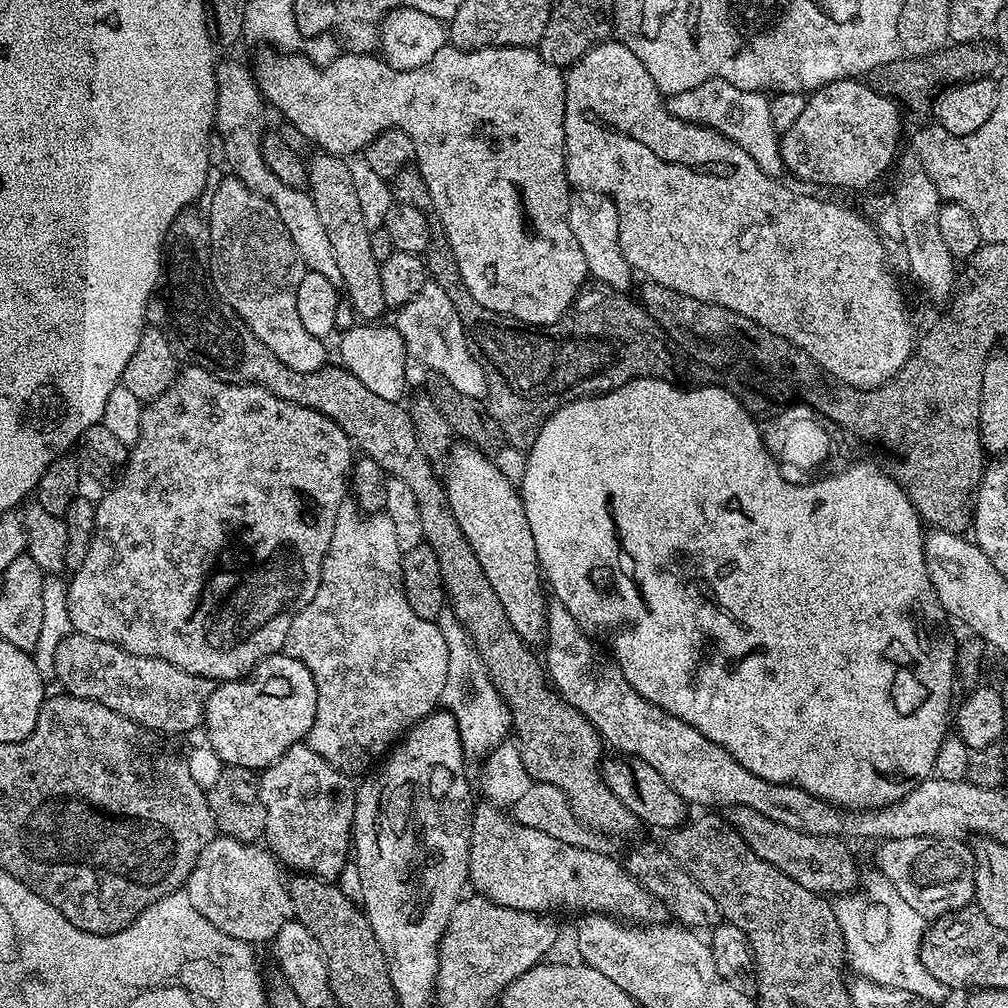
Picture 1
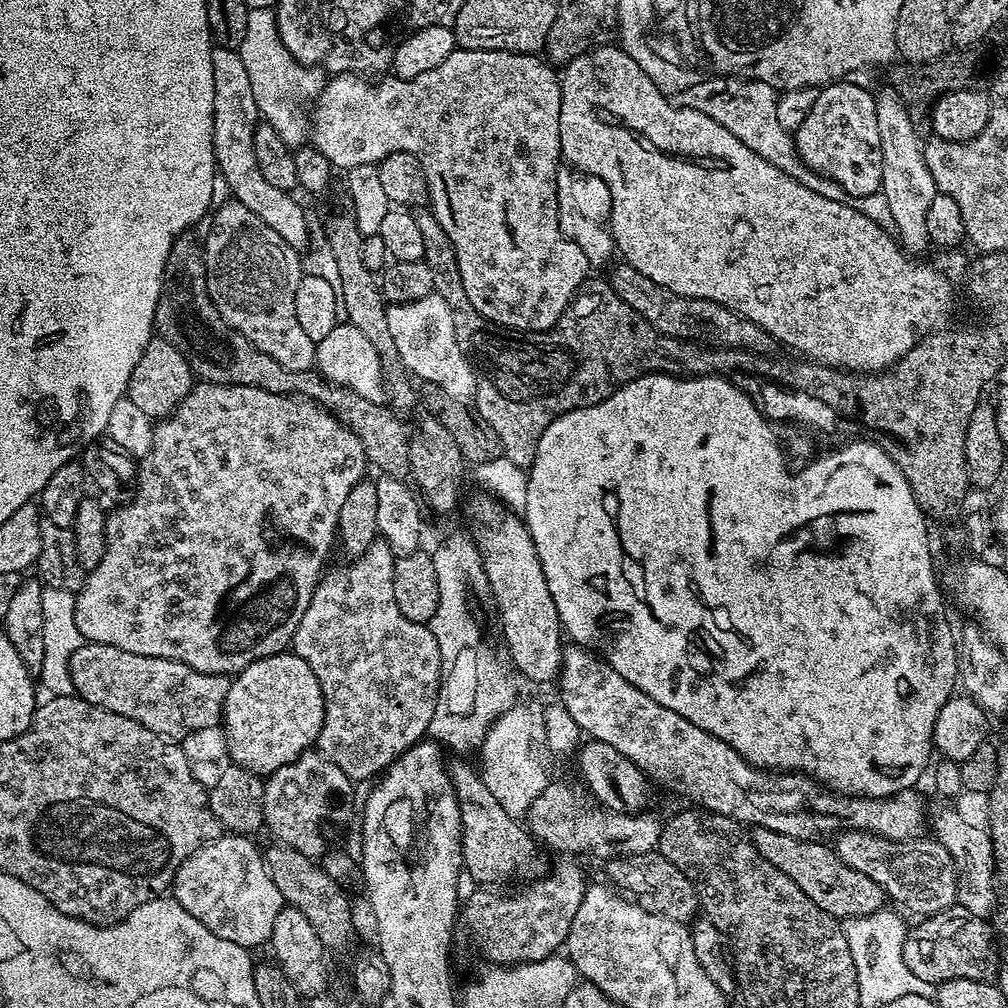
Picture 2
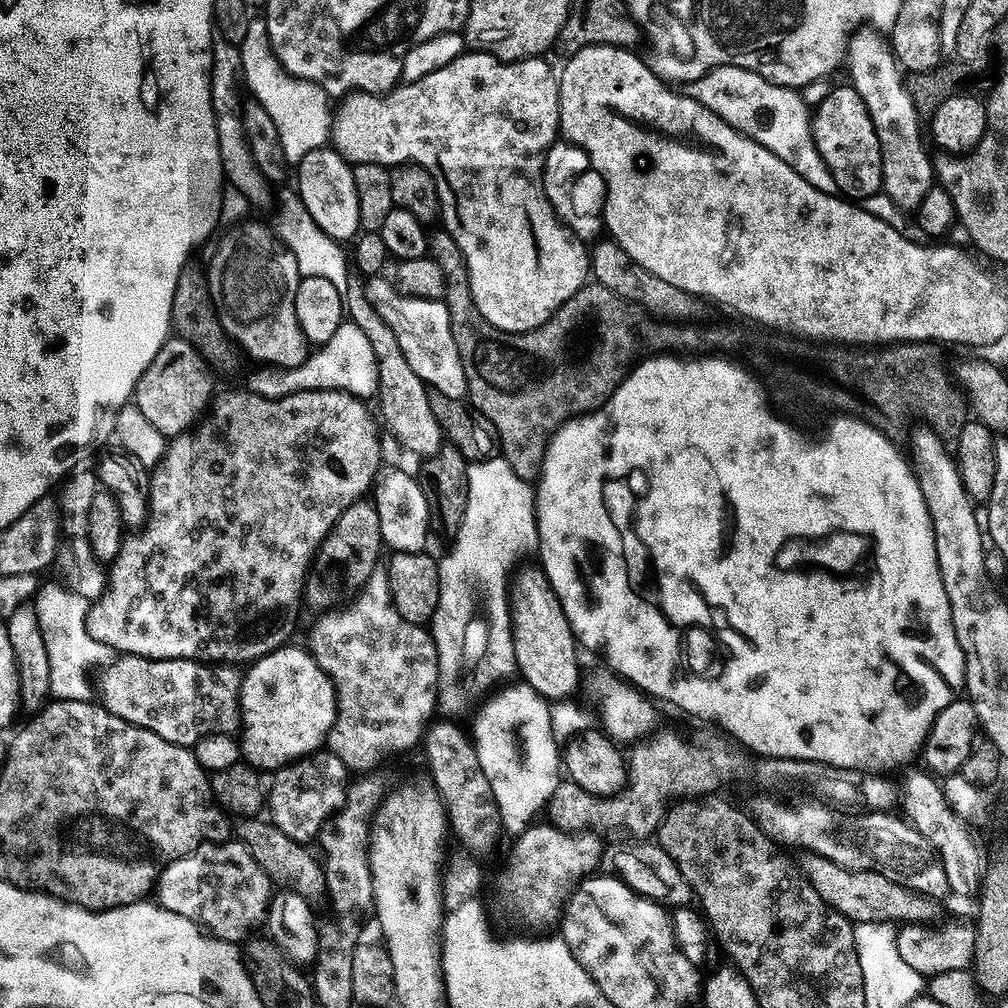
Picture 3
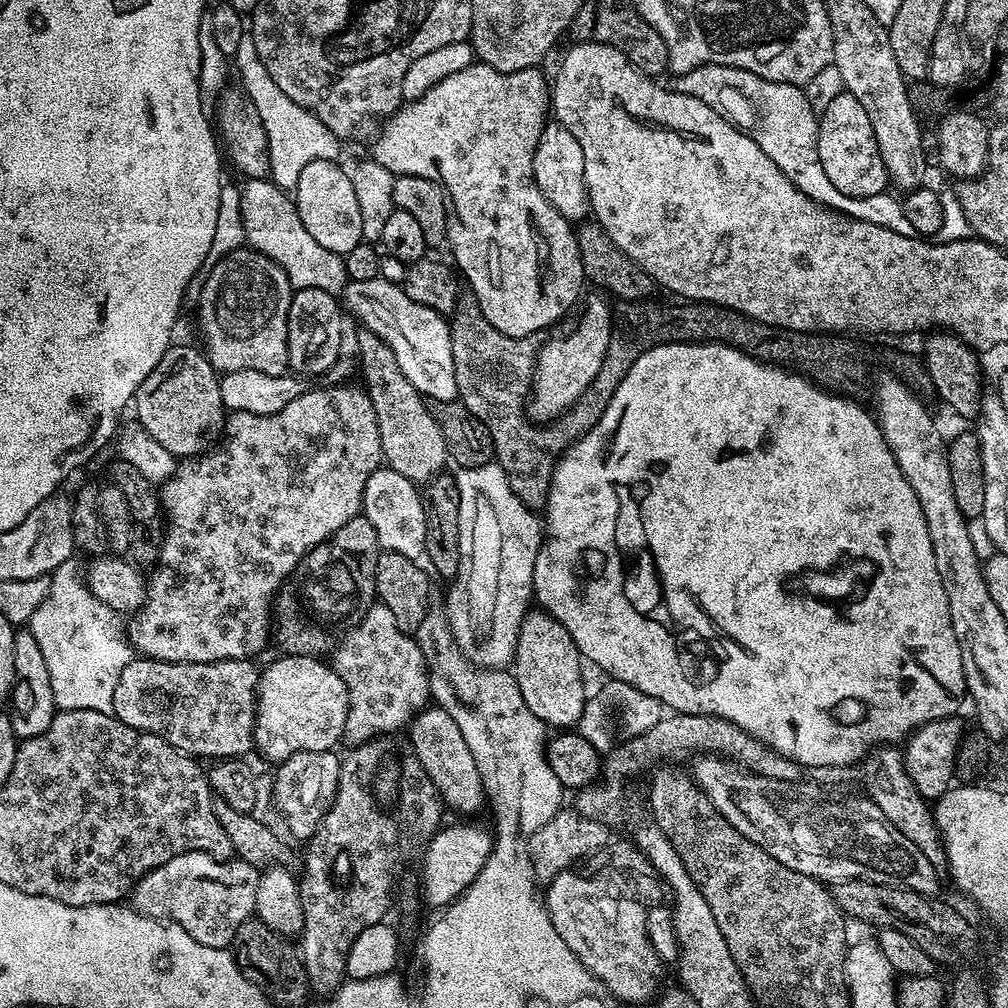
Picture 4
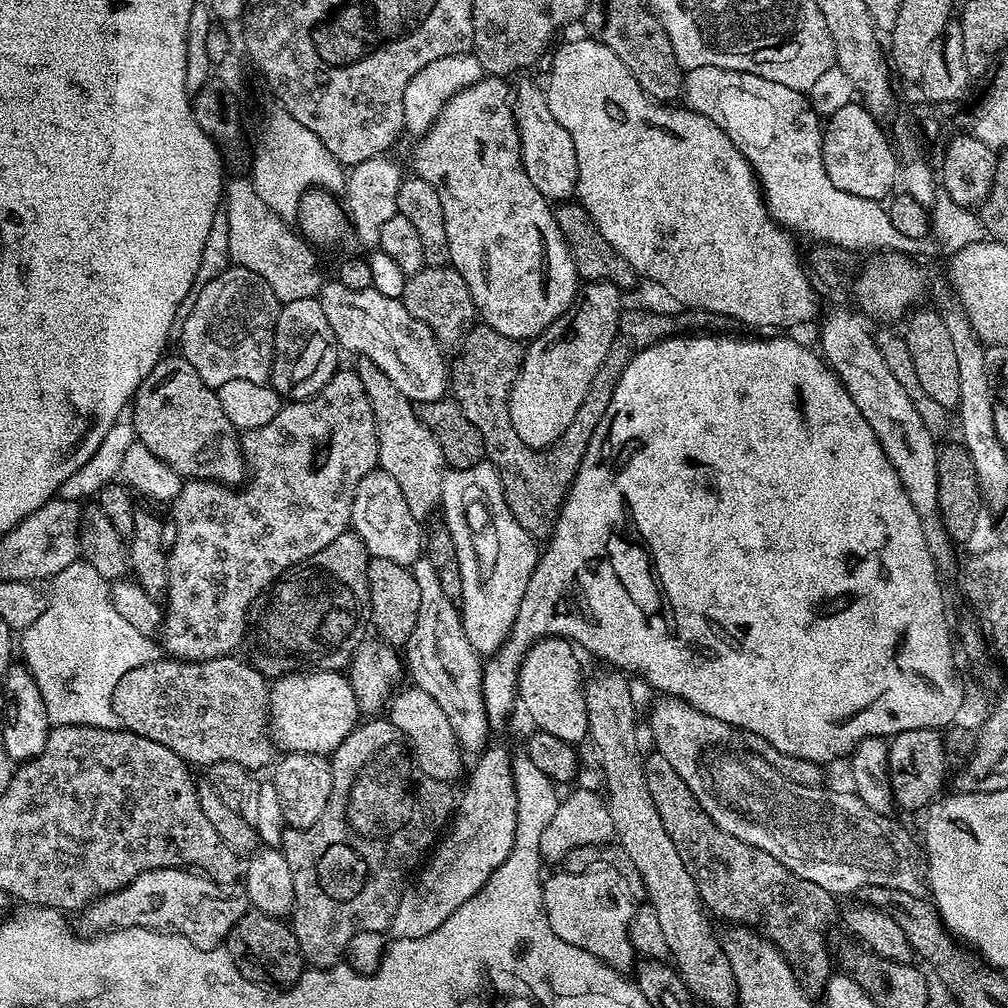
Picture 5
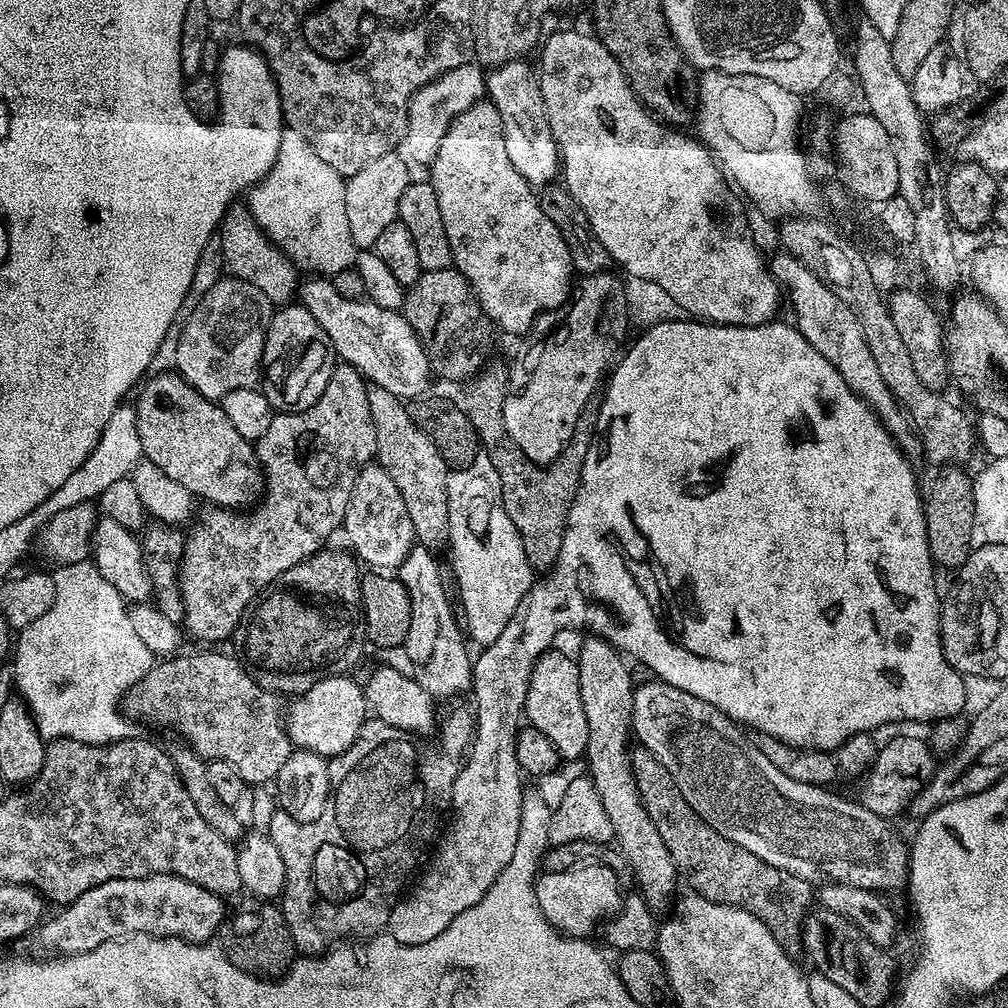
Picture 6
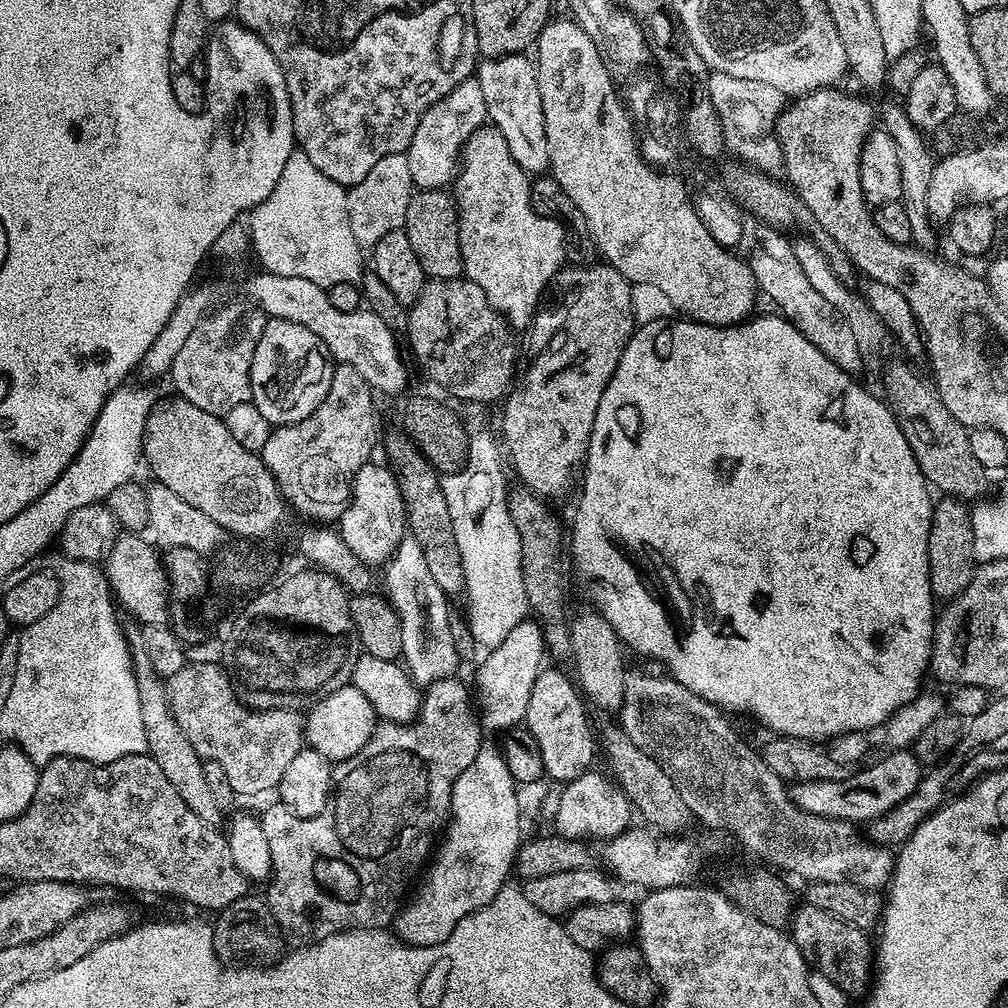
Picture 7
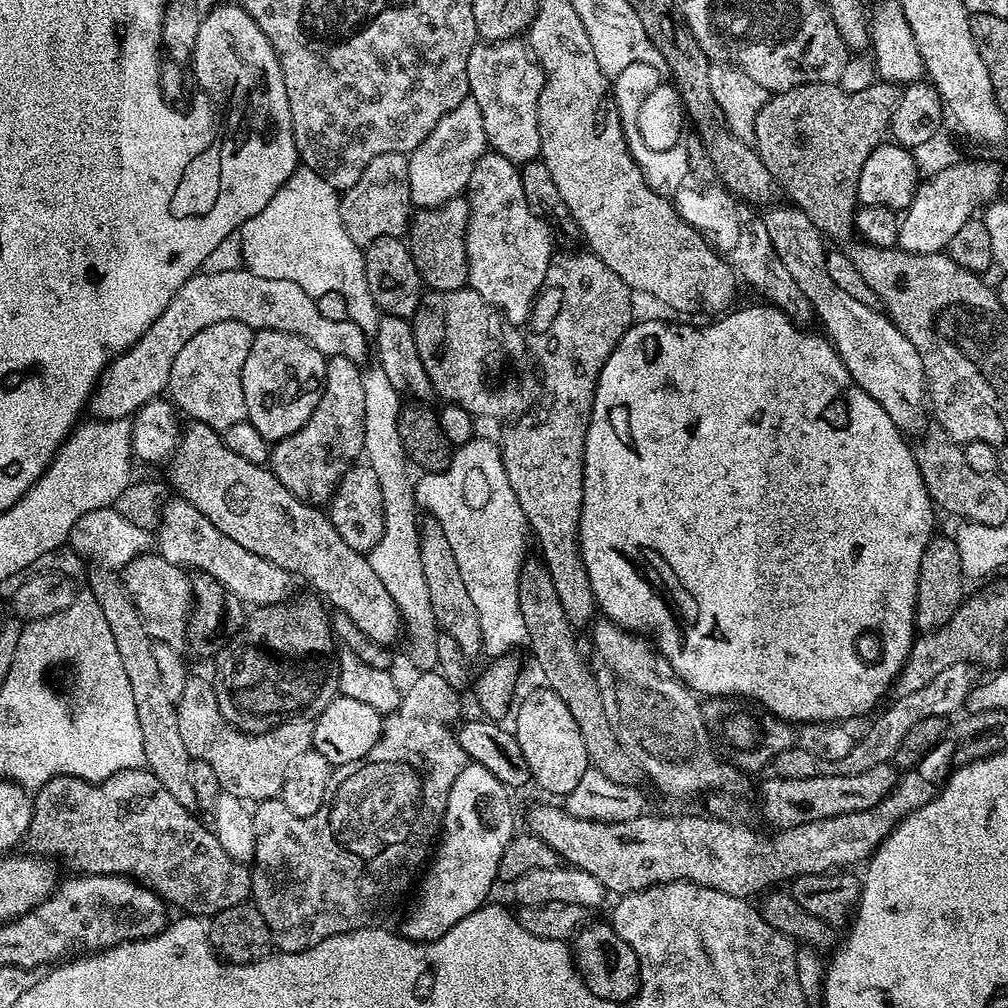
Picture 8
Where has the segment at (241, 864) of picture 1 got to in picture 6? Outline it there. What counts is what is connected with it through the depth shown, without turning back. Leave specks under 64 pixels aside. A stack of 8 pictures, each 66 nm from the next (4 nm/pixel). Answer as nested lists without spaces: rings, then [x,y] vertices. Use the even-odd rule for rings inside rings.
[[[156,874],[144,876],[143,879],[111,880],[86,890],[86,894],[82,894],[73,904],[63,905],[57,911],[60,912],[57,916],[49,915],[35,933],[36,944],[44,951],[41,953],[55,954],[60,958],[86,954],[108,940],[123,940],[126,934],[174,936],[178,940],[191,940],[193,944],[202,944],[211,941],[219,933],[220,925],[226,919],[224,904],[225,897],[215,896],[210,890],[177,876]]]

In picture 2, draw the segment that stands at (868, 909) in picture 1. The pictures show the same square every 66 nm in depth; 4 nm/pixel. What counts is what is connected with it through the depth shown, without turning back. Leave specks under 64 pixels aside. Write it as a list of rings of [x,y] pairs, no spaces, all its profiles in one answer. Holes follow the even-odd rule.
[[[883,908],[870,915],[847,917],[843,921],[850,954],[856,970],[860,973],[860,998],[869,1007],[882,1006],[887,1001],[905,997],[906,994],[918,994],[930,998],[934,998],[936,994],[937,985],[918,978],[906,966],[904,944],[908,926],[901,918],[902,914],[896,912],[890,908]]]

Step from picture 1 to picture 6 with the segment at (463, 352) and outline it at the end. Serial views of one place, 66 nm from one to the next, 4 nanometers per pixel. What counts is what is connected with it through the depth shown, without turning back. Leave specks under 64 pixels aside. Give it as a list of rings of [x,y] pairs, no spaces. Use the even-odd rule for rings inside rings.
[[[328,278],[305,279],[298,300],[310,315],[318,318],[318,326],[326,330],[337,357],[343,363],[353,364],[365,380],[401,398],[420,398],[427,393],[424,391],[428,383],[434,380],[432,364],[403,311],[384,309],[368,298],[347,300]]]

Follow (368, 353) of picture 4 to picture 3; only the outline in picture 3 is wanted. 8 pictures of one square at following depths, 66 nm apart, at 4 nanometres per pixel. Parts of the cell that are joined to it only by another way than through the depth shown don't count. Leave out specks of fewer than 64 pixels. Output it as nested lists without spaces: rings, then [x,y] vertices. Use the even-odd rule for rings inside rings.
[[[352,282],[348,292],[343,295],[346,316],[351,323],[366,334],[370,342],[370,350],[376,359],[376,395],[375,403],[380,403],[380,416],[384,419],[384,428],[405,448],[421,458],[433,457],[442,447],[442,433],[428,401],[429,389],[410,370],[410,362],[402,354],[398,346],[398,338],[394,338],[394,330],[382,322],[380,315],[374,310],[372,303],[366,298],[364,284]]]

